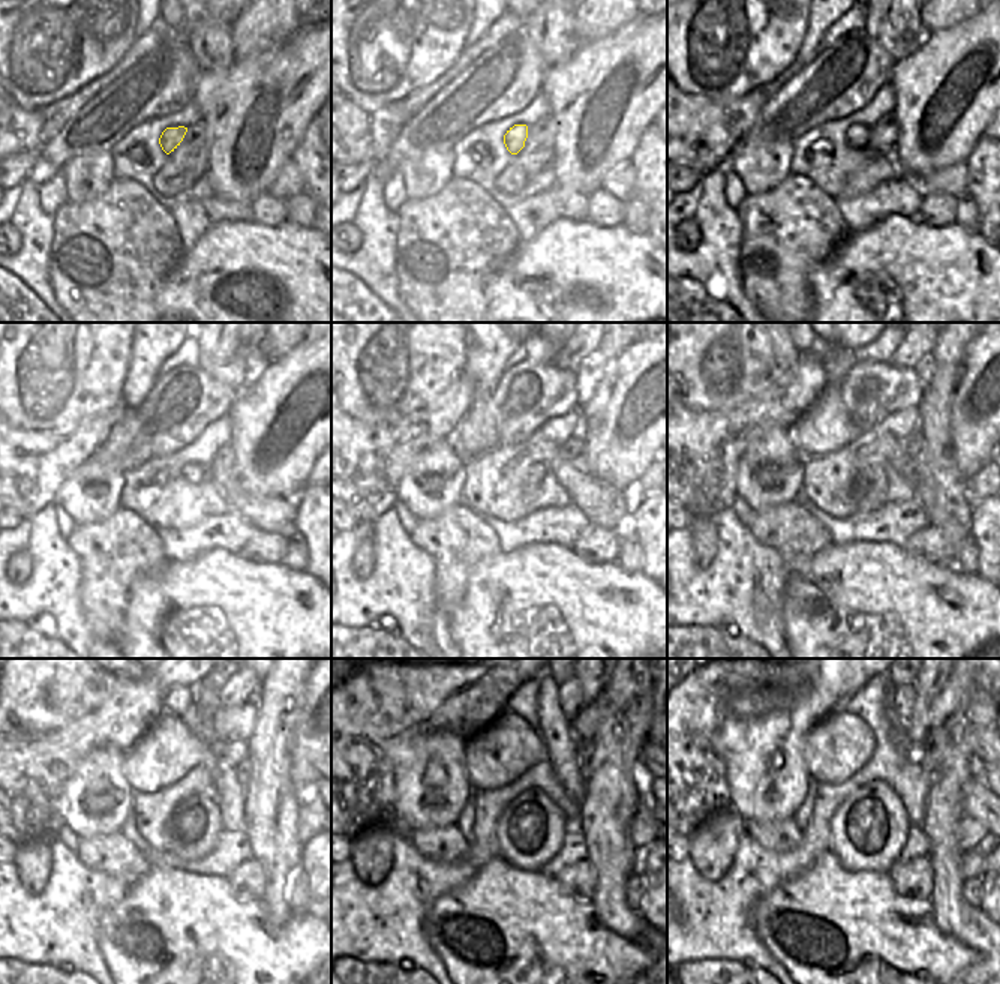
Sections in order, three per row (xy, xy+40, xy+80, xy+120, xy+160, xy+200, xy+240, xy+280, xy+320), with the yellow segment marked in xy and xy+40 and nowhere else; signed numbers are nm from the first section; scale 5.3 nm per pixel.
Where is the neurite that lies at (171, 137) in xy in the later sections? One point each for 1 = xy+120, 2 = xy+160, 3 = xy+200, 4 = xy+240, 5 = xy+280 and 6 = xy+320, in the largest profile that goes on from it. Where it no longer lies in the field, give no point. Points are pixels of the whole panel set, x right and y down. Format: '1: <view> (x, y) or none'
1: xy+120 (194, 473)
2: xy+160 (537, 471)
3: xy+200 (868, 486)
4: xy+240 (194, 825)
5: xy+280 (531, 828)
6: xy+320 (868, 830)

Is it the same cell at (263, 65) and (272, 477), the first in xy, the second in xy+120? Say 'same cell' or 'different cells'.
same cell

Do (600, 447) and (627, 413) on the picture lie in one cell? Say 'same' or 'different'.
same

